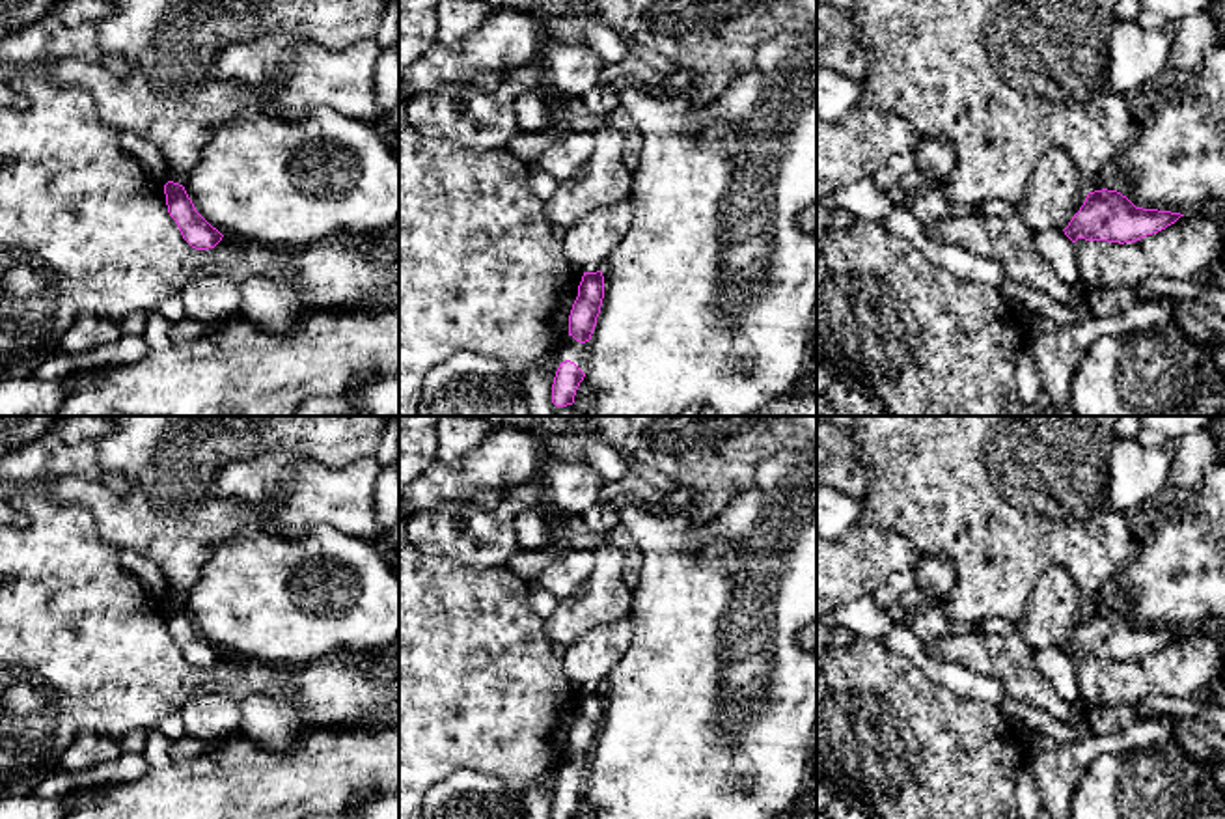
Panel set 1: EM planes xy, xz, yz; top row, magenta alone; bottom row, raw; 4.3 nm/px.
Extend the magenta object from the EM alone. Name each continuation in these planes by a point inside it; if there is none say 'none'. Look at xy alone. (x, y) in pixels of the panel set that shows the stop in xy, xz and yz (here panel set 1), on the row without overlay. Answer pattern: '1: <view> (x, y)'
none

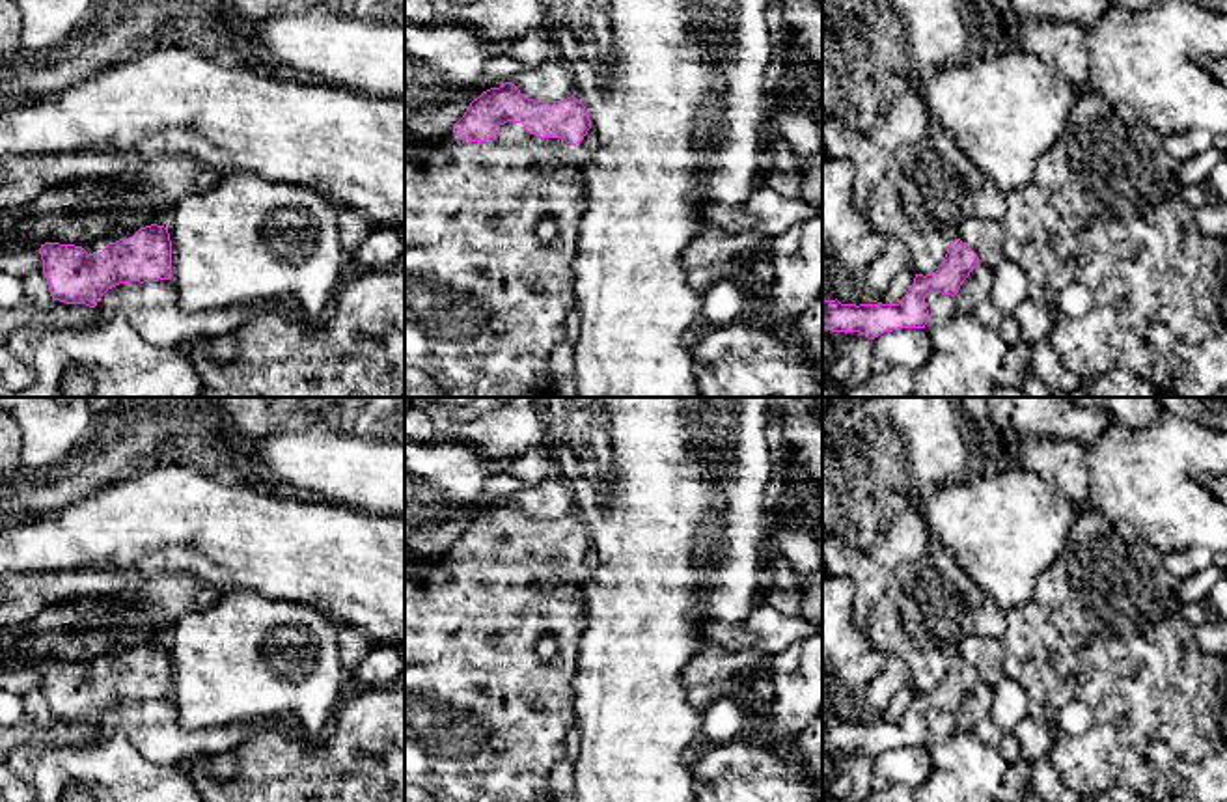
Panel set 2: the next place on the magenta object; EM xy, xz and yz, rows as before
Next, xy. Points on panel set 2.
1: xy (97, 663)

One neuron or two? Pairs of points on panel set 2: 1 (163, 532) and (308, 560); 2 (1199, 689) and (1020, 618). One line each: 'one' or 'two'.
1: one
2: one

